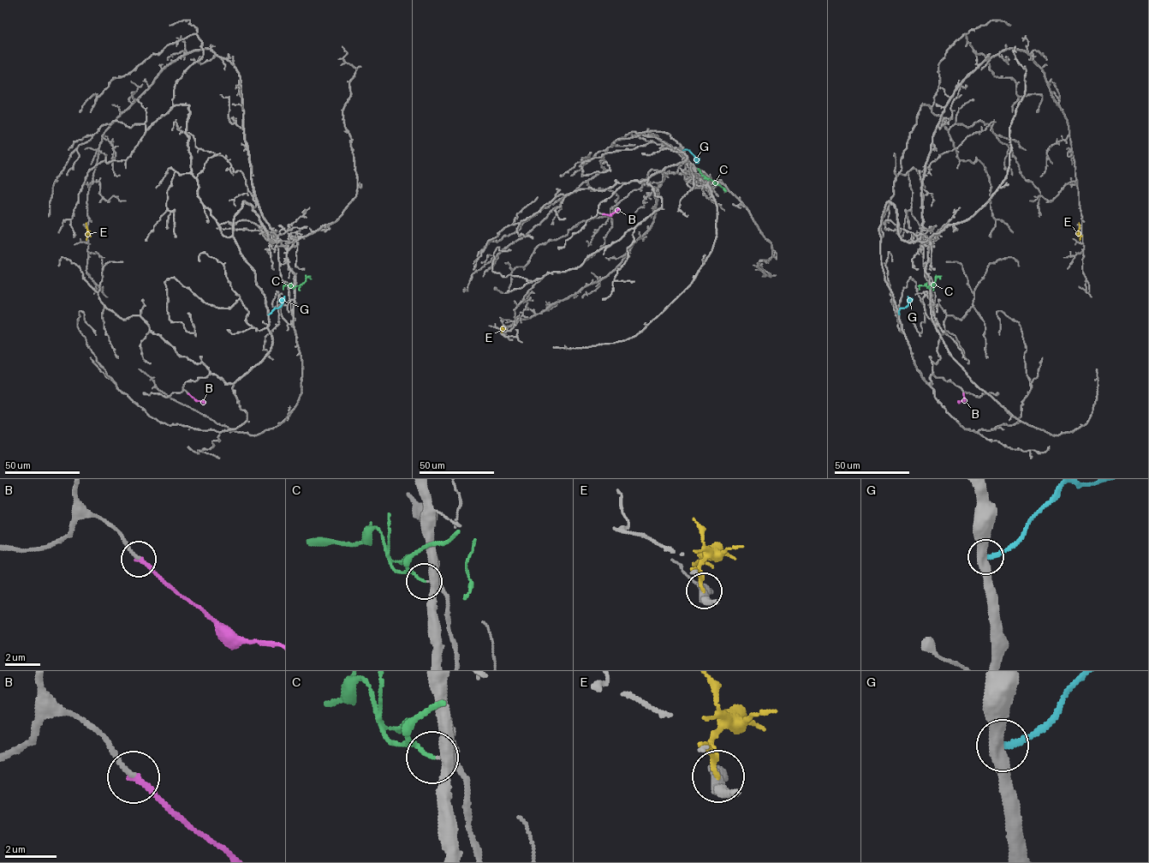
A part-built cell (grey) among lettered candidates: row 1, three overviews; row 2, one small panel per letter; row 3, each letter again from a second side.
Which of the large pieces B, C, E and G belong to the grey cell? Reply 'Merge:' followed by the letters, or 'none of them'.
Merge: B, C

